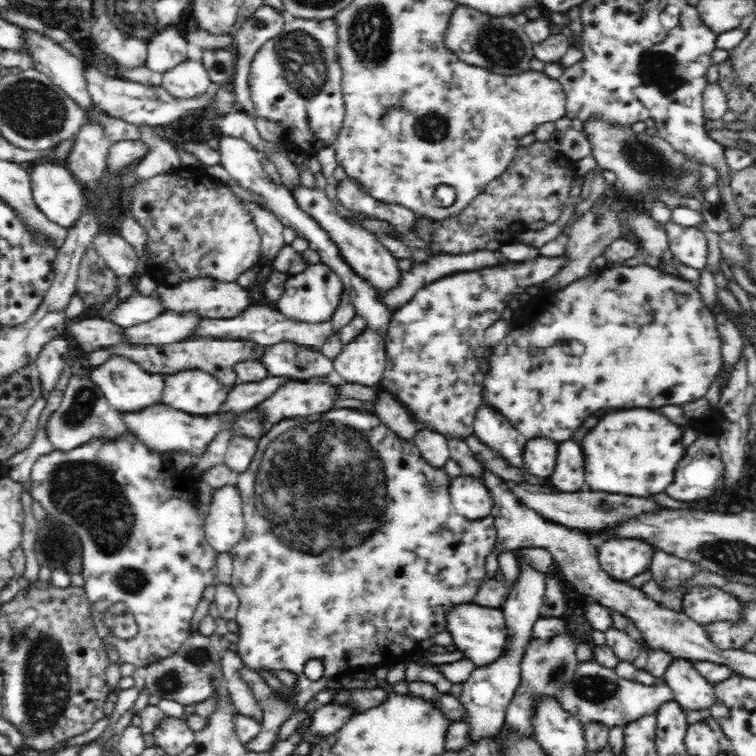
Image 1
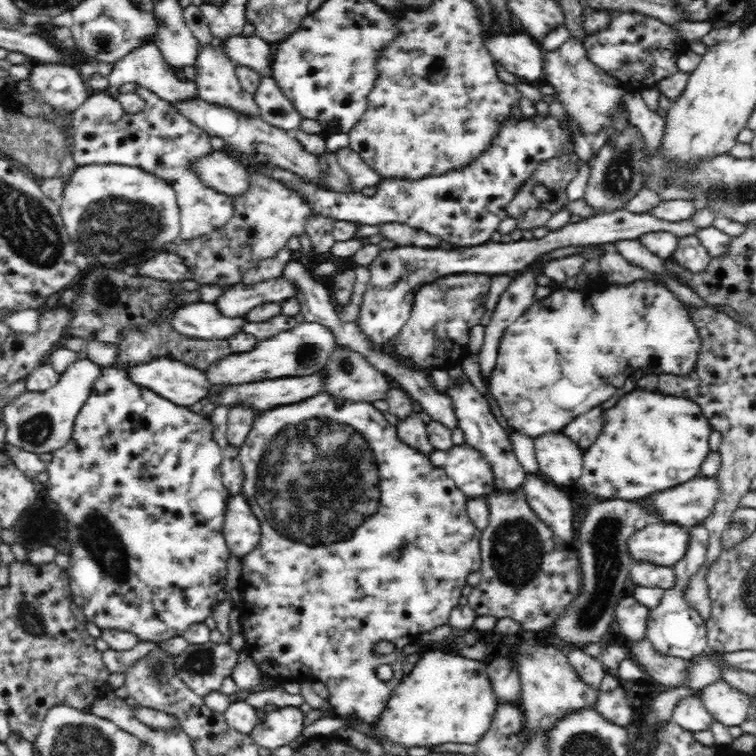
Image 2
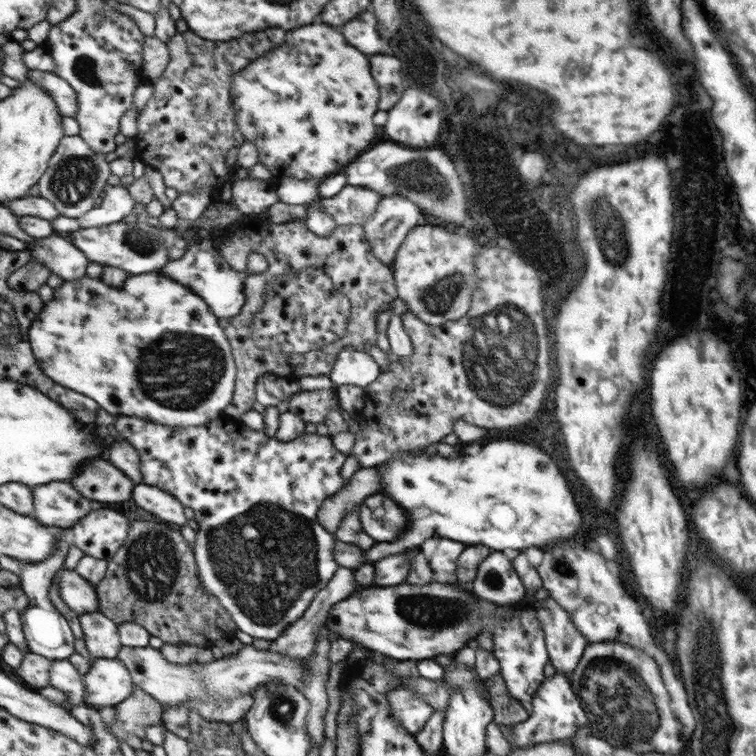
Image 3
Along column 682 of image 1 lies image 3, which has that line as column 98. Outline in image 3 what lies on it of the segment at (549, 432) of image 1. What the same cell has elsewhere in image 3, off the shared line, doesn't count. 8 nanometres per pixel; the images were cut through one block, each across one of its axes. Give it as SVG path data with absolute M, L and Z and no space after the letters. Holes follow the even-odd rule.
M148 273L143 275L131 275L131 277L120 288L110 285L102 278L91 278L86 275L80 280L67 280L55 292L55 297L48 302L48 307L32 325L30 332L31 342L35 348L36 359L40 367L60 384L81 392L90 398L96 399L105 410L112 415L137 416L150 420L170 428L186 428L202 426L210 423L212 419L223 415L225 408L231 404L235 389L235 380L238 378L238 365L232 355L232 347L228 344L224 331L218 326L218 320L214 313L208 310L208 305L187 285L180 284L172 277L166 277L161 273Z

